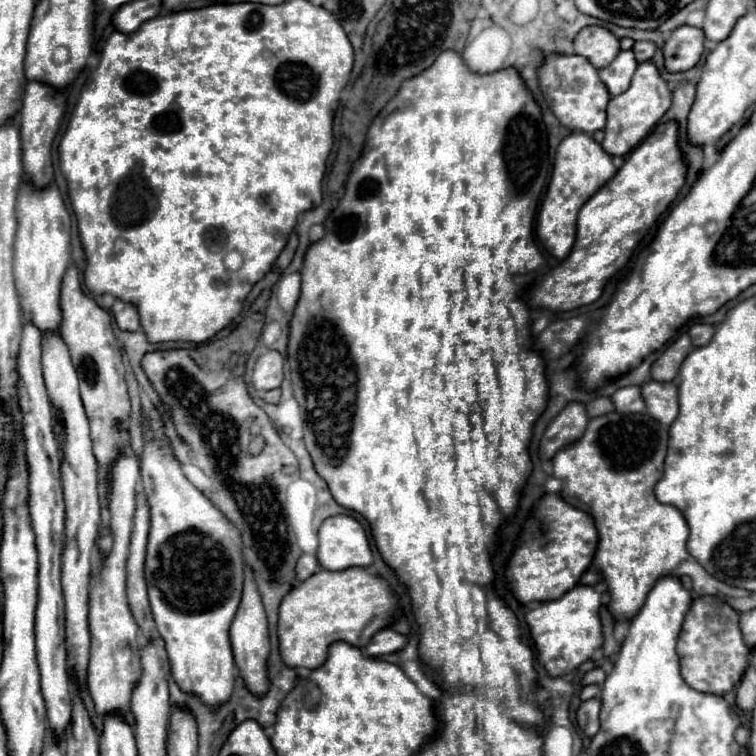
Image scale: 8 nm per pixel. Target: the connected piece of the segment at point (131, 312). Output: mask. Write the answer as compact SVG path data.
M116 301L112 305L112 315L116 319L116 325L122 331L138 331L140 329L140 319L138 319L138 311L134 305L124 303L124 301Z

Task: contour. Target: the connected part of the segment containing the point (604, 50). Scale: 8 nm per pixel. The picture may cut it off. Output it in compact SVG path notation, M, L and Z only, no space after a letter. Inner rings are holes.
M586 27L574 37L574 53L586 57L596 69L608 67L620 51L620 41L604 27Z

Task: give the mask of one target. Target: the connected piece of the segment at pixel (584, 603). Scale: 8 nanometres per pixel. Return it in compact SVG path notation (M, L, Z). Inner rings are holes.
M578 585L560 599L540 603L538 607L526 611L524 619L528 623L530 635L534 637L538 661L550 677L562 677L574 671L578 665L588 661L596 649L602 647L602 627L598 617L600 605L602 599L596 589Z

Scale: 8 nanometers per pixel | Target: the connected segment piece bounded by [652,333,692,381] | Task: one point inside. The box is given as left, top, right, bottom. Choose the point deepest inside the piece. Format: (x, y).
(665, 368)

